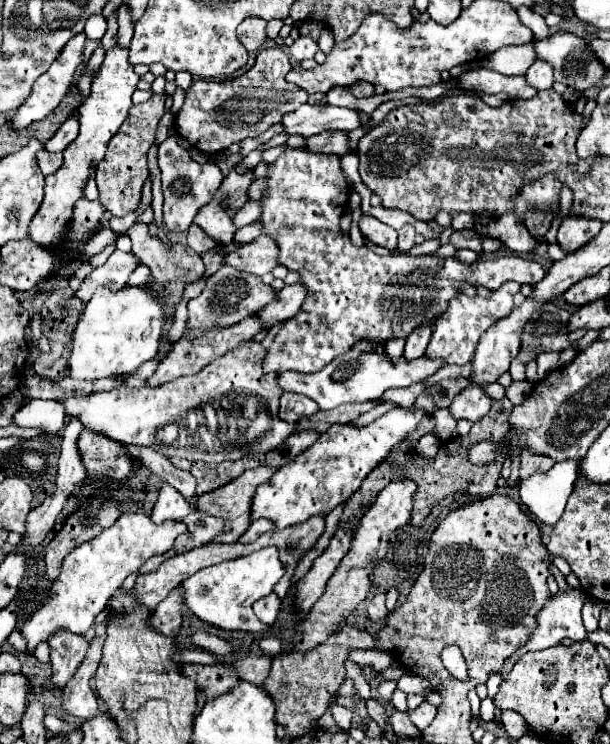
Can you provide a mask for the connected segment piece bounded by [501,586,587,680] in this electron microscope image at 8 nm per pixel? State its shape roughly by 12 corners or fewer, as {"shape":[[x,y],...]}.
{"shape":[[569,586],[549,598],[537,626],[513,656],[501,678],[523,654],[585,640],[581,622],[585,594]]}

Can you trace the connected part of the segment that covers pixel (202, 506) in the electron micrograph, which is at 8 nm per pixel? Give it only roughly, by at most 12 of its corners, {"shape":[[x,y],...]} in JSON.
{"shape":[[279,466],[245,470],[199,496],[199,512],[225,520],[215,542],[237,542],[251,526],[259,484]]}

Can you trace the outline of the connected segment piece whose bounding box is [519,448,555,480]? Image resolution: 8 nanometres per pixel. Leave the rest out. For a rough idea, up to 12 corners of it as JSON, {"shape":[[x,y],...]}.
{"shape":[[525,448],[519,480],[547,472],[555,460]]}

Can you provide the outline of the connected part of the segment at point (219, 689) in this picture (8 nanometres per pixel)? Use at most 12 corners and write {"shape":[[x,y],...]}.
{"shape":[[185,664],[183,674],[207,690],[207,698],[237,684],[223,666]]}

